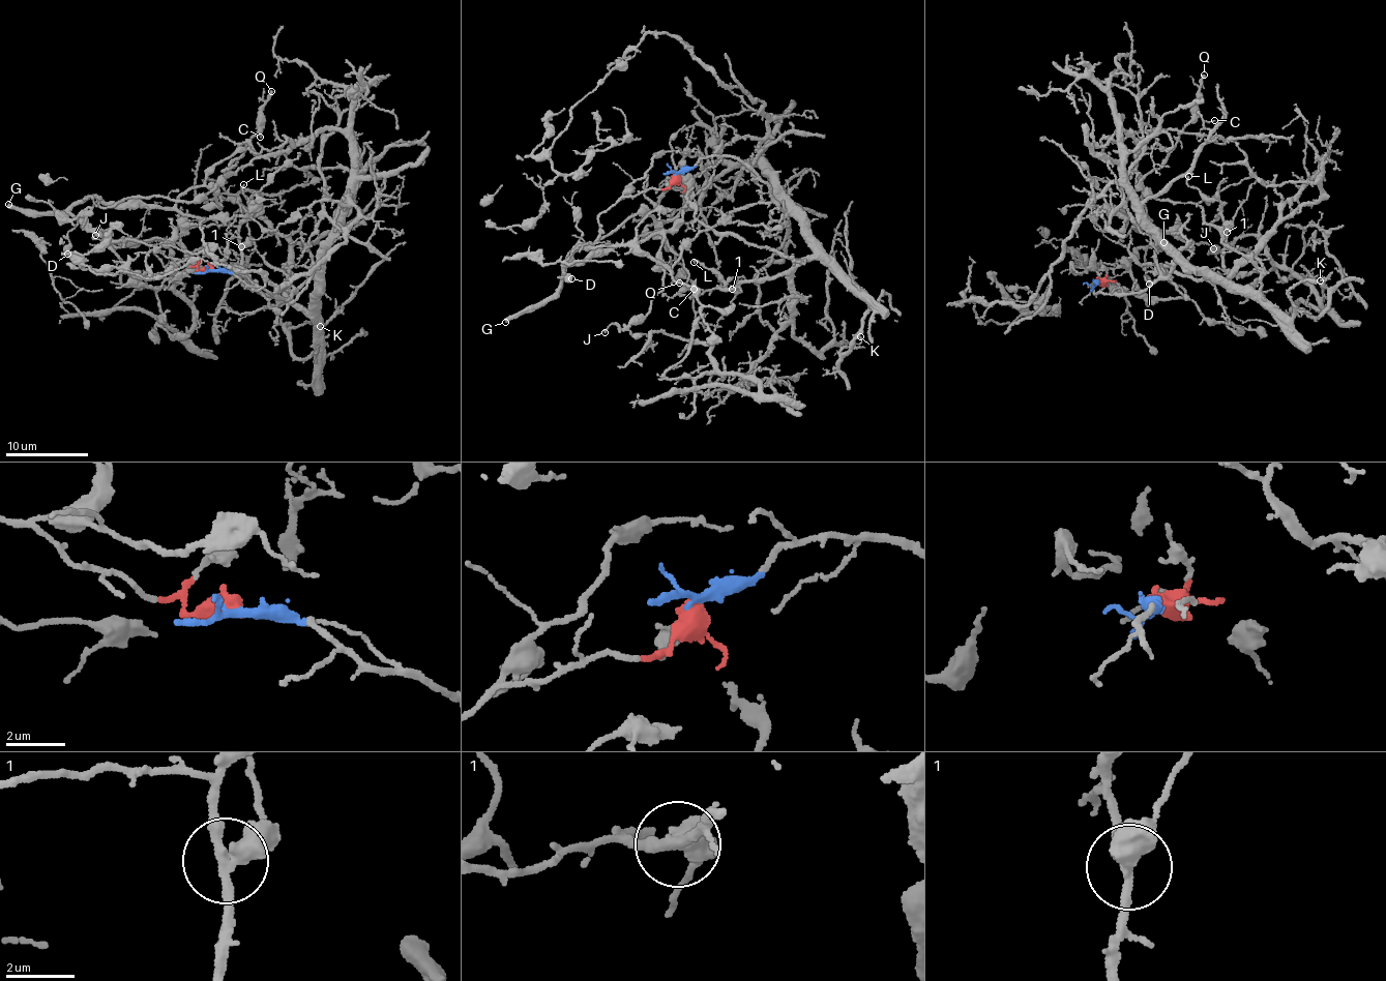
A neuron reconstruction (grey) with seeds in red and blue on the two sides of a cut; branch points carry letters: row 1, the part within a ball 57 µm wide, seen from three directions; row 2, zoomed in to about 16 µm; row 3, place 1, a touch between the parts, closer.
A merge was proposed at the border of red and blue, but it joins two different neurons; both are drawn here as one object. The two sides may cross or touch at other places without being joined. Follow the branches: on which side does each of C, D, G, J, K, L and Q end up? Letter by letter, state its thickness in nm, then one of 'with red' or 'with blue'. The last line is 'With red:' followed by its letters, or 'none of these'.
C: calibre 110 nm; with red
D: calibre 480 nm; with red
G: calibre 360 nm; with red
J: calibre 160 nm; with red
K: calibre 140 nm; with blue
L: calibre 160 nm; with blue
Q: calibre 240 nm; with red
With red: C, D, G, J, Q

